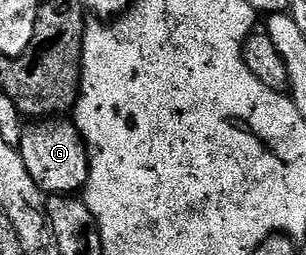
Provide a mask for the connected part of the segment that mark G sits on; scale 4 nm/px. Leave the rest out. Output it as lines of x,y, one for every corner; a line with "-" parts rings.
64,117
29,122
18,150
30,177
34,177
41,191
48,195
71,196
83,192
88,183
88,146
75,122

